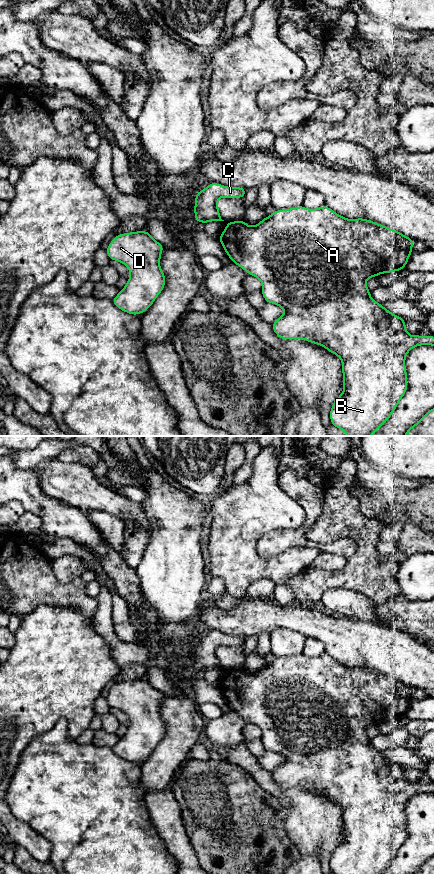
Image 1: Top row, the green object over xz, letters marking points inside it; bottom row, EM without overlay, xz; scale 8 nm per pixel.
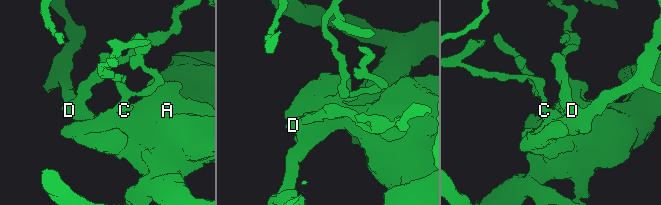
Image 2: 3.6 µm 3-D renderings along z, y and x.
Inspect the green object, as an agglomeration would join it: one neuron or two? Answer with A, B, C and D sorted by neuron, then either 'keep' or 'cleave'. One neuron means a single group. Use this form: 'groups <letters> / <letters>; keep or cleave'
groups A B C D; keep

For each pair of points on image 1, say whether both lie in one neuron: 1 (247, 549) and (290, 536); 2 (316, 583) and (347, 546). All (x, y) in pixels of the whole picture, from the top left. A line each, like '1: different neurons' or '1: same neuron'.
1: different neurons
2: different neurons

